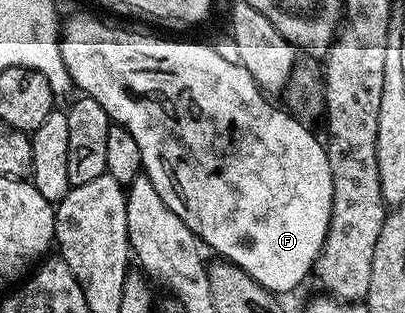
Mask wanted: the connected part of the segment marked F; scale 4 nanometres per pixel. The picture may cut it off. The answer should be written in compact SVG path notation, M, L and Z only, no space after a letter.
M71 16L66 17L61 28L61 58L71 75L74 87L84 96L91 96L105 110L105 114L114 123L125 126L129 134L137 141L137 146L141 150L141 162L143 172L151 181L153 186L157 186L157 194L165 198L165 206L193 230L200 242L208 249L211 248L216 253L216 257L225 259L230 264L241 266L249 278L253 278L265 290L276 294L291 292L303 279L312 275L315 259L323 251L325 234L329 230L329 218L331 217L331 207L333 206L333 174L329 174L329 158L324 141L319 140L306 128L304 121L298 115L284 110L282 107L274 108L266 100L264 89L259 87L259 83L251 77L249 70L245 70L242 64L225 62L221 54L210 43L190 44L187 40L162 40L159 36L142 36L139 32L126 32L123 28L114 28L111 24L106 24L103 20L98 20L95 16Z

